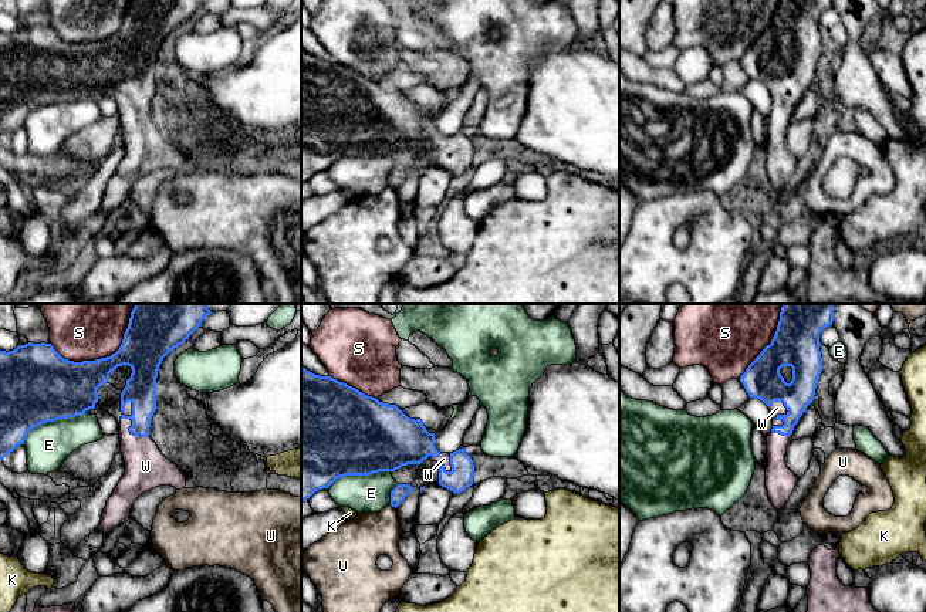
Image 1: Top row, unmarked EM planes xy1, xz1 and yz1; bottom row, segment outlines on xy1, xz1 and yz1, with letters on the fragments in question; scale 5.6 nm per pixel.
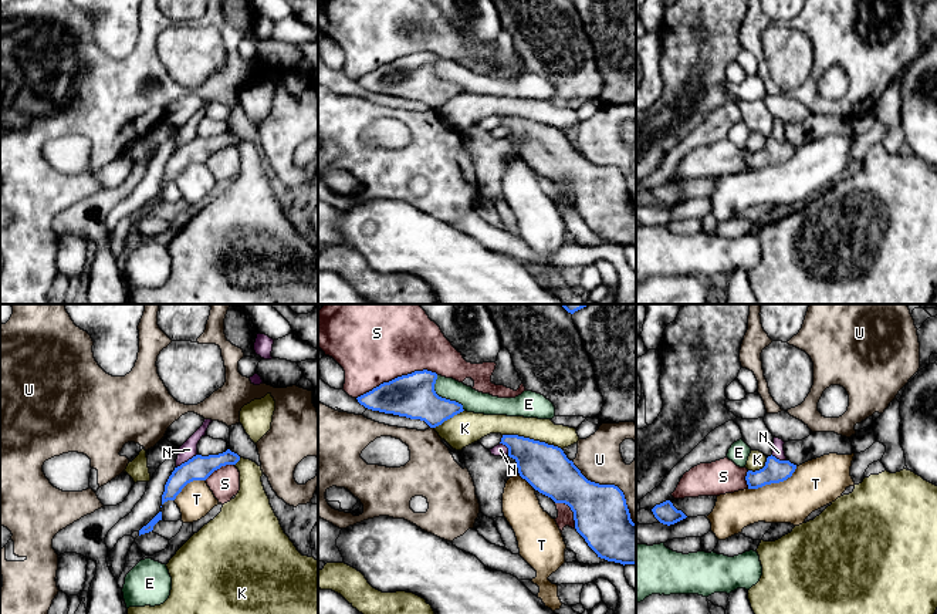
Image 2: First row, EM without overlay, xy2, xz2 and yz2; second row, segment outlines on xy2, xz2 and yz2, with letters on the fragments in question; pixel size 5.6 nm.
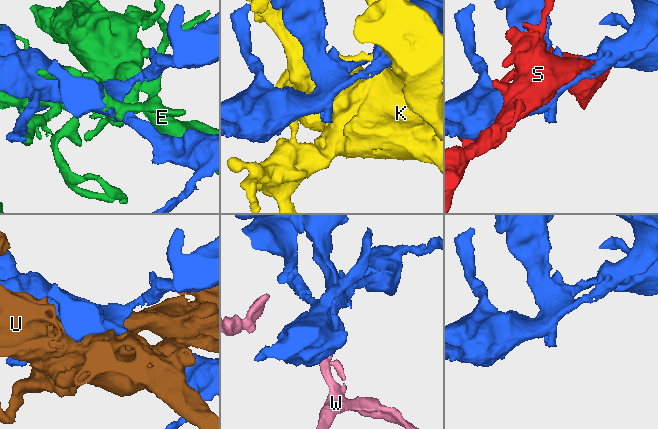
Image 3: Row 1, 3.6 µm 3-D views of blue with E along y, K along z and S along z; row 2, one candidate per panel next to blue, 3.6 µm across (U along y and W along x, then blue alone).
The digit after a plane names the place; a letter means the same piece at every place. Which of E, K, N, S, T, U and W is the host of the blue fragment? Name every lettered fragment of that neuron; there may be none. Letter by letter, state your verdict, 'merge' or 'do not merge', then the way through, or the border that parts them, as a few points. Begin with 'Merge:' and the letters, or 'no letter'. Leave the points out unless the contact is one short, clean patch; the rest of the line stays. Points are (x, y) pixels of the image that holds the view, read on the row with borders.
Merge: W
E: do not merge
K: do not merge
N: do not merge | along xy2 (196, 454), (176, 468)
S: do not merge
T: do not merge
U: do not merge
W: merge

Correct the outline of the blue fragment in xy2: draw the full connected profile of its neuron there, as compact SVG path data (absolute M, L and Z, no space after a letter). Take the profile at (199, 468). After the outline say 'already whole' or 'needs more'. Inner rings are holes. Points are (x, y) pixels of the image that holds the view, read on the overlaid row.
M230 449L219 455L193 456L175 468L169 476L162 495L162 505L168 500L175 500L187 483L193 480L206 480L214 470L226 465L236 465L239 460L240 456Z; already whole

